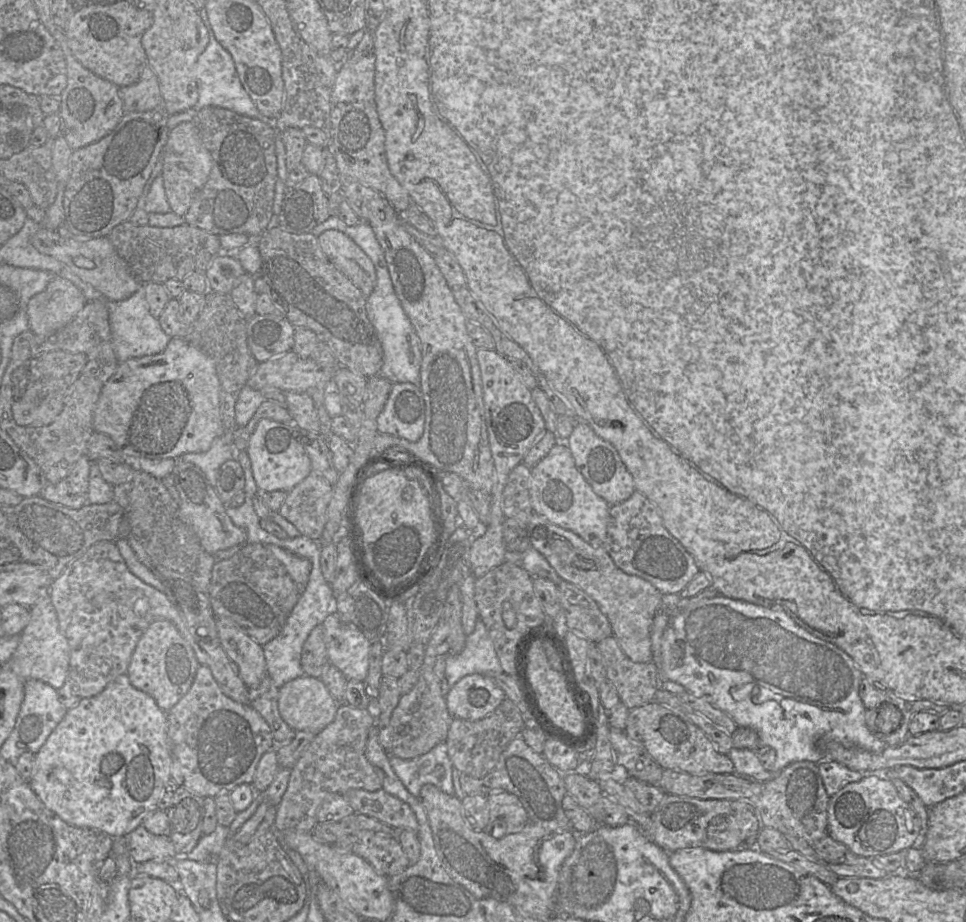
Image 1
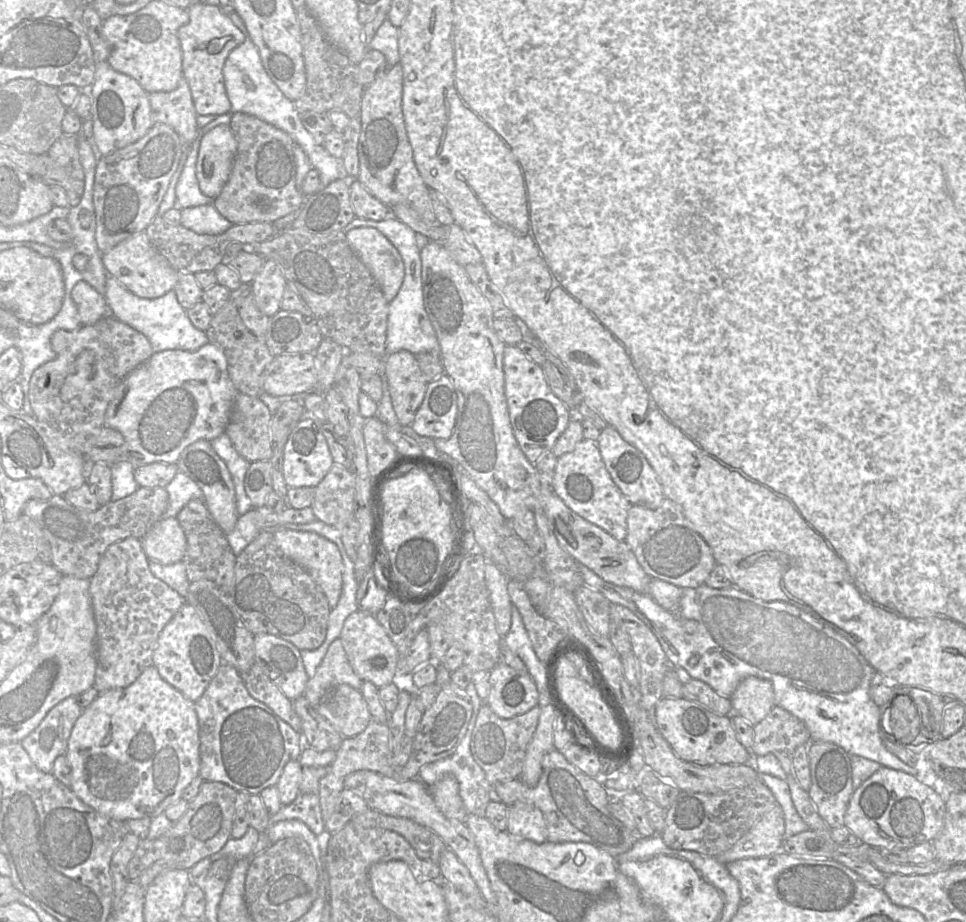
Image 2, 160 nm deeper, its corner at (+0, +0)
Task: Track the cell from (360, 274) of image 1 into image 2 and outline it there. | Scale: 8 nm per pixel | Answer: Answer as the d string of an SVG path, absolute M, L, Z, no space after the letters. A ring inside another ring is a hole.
M372 227L345 232L347 244L369 269L388 302L398 294L405 275L399 251L380 231Z

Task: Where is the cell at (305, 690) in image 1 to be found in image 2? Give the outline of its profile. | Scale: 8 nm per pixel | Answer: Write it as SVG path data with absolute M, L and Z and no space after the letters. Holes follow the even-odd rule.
M346 684L329 690L315 709L345 738L363 732L373 719L363 694Z

